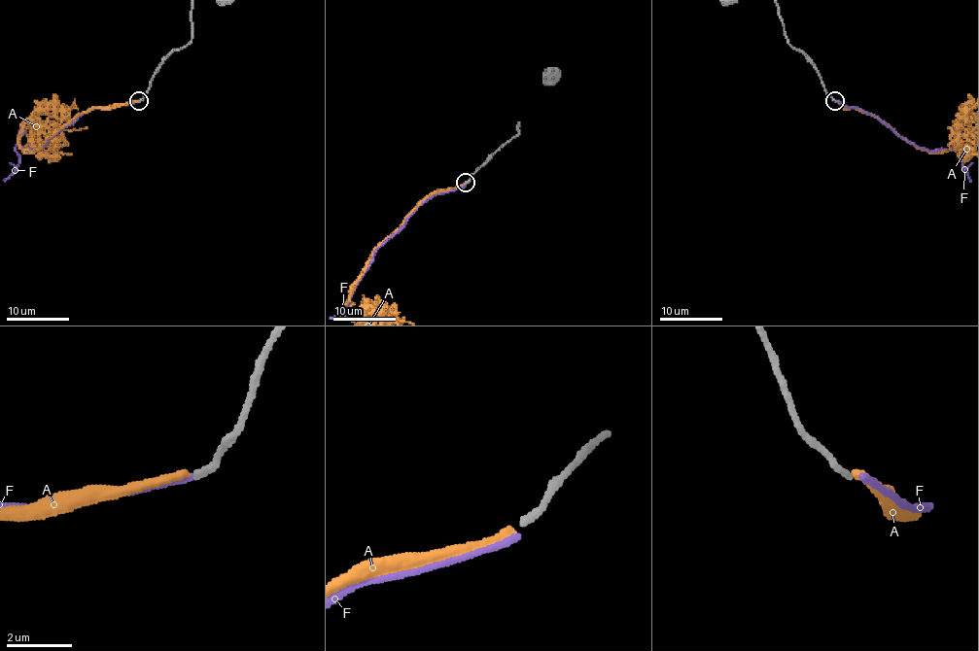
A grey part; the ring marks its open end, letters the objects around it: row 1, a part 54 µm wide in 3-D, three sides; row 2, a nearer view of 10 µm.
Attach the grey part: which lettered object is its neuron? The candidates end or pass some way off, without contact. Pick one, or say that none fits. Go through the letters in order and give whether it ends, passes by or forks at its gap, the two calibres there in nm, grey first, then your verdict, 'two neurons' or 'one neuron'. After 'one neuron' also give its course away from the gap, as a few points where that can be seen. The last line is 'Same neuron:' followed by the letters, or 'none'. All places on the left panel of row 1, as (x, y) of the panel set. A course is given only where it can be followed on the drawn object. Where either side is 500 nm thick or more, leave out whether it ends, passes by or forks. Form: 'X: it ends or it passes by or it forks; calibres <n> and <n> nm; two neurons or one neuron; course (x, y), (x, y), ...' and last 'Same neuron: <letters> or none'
A: it ends; calibres 240 and 280 nm; two neurons
F: it ends; calibres 240 and 200 nm; two neurons
Same neuron: none

